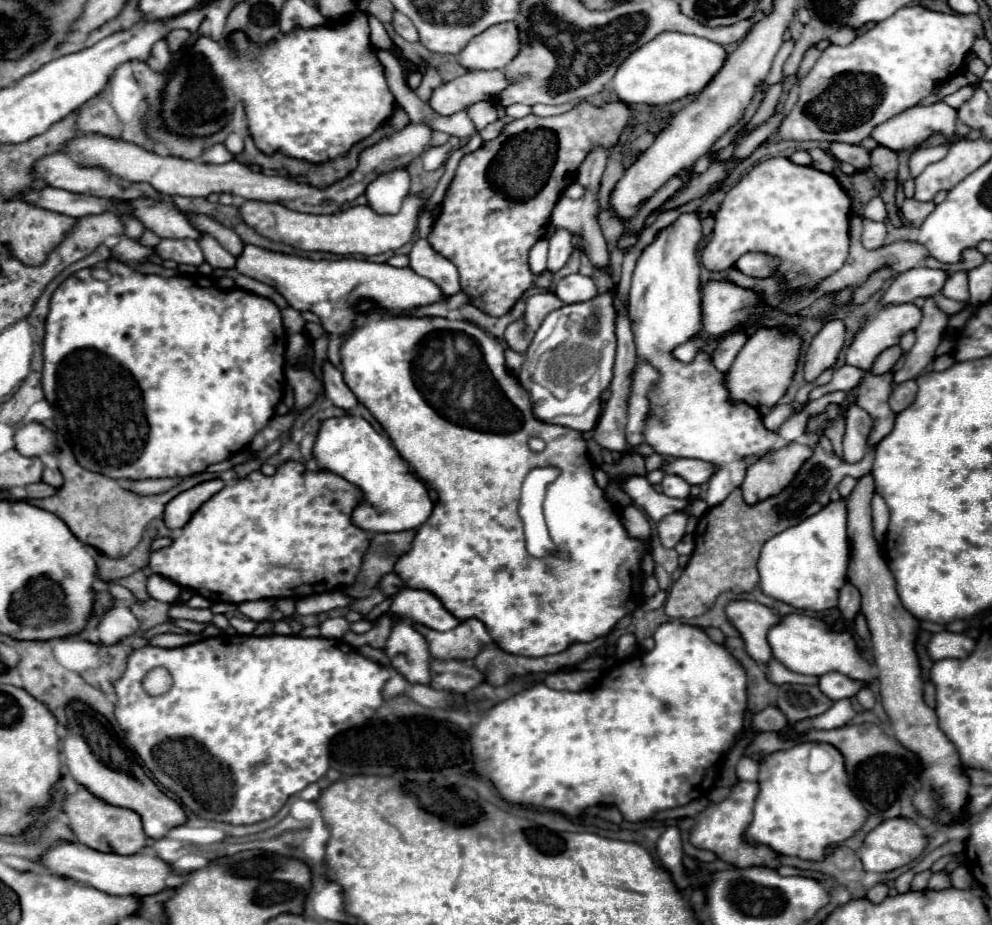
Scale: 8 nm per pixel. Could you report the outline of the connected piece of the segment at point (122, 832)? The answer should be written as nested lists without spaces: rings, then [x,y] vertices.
[[[79,787],[79,793],[69,795],[65,799],[65,813],[69,817],[69,827],[73,829],[77,843],[89,845],[101,853],[117,853],[117,855],[133,855],[139,853],[147,845],[147,837],[141,827],[141,819],[135,811],[113,807],[93,797],[87,789]]]

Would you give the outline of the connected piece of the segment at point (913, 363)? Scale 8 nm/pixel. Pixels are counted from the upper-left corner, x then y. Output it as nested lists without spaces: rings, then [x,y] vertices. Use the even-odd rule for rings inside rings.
[[[927,297],[923,305],[923,321],[915,329],[917,341],[911,349],[911,355],[907,355],[905,367],[893,375],[895,385],[915,379],[935,359],[935,349],[943,339],[947,323],[949,323],[949,315],[937,307],[935,297]]]

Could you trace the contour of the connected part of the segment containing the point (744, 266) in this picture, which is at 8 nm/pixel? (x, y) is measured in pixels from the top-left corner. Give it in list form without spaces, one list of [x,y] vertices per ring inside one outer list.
[[[745,253],[735,267],[749,275],[749,277],[771,277],[777,273],[777,265],[781,265],[781,261],[777,261],[777,257],[769,257],[767,253]]]

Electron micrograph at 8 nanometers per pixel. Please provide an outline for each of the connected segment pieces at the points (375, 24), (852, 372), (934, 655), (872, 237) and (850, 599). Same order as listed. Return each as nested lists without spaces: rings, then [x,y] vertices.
[[[369,15],[369,27],[371,27],[371,43],[373,43],[373,47],[377,47],[377,49],[389,49],[391,51],[393,43],[391,43],[391,39],[385,33],[383,23],[377,17]]]
[[[843,365],[833,373],[833,379],[829,381],[829,387],[845,389],[849,393],[865,375],[867,375],[867,371],[861,371],[861,369],[851,367],[851,365]]]
[[[943,631],[933,635],[929,641],[929,655],[931,659],[965,659],[969,653],[973,653],[975,641],[963,633],[951,633]]]
[[[863,219],[863,241],[885,241],[885,237],[887,237],[885,223]]]
[[[845,583],[839,593],[839,609],[845,615],[845,619],[851,623],[853,623],[853,617],[859,613],[859,601],[861,601],[859,591],[851,583]]]

